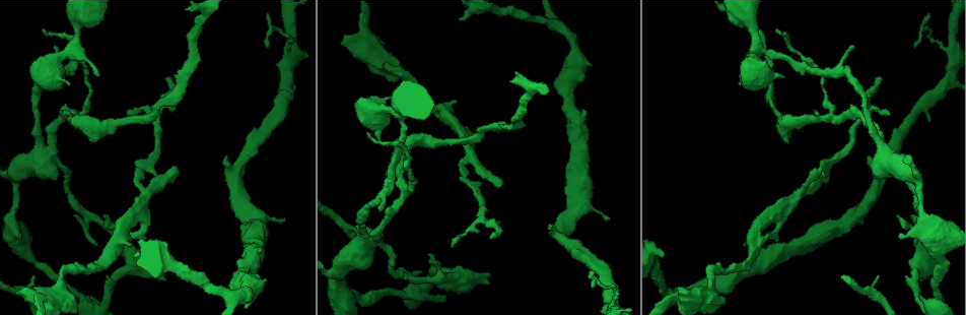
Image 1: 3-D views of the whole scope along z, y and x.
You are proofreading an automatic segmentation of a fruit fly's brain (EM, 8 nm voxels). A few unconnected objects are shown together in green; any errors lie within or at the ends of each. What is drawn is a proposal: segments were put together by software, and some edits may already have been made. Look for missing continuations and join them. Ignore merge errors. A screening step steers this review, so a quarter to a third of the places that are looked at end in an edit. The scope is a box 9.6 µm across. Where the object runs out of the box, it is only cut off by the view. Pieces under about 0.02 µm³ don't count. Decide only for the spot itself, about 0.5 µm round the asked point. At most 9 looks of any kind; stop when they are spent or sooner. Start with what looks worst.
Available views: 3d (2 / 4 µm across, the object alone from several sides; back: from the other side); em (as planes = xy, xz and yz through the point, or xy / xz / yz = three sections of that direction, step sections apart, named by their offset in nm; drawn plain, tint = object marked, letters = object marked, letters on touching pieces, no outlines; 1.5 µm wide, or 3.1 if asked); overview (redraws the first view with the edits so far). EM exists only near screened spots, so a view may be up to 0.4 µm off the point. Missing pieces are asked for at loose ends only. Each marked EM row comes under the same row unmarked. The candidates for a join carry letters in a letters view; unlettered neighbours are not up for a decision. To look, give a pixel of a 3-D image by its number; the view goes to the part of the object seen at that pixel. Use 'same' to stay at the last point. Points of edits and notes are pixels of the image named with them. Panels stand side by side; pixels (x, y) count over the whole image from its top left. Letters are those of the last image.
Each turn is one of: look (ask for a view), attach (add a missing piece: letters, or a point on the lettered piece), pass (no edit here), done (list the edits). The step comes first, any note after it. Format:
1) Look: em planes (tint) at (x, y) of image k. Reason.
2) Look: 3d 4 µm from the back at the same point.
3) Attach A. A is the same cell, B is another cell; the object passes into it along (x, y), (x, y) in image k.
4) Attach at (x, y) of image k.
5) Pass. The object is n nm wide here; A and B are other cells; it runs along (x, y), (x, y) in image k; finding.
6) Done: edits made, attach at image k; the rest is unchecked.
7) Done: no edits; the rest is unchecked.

Look: 3d 2 µm at (18, 291) of image 1. Thick end.

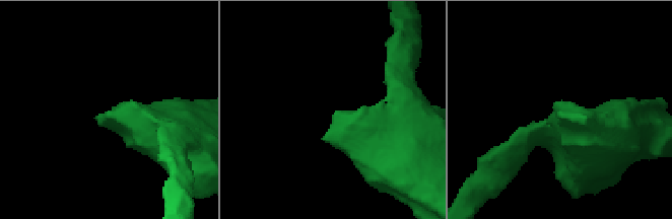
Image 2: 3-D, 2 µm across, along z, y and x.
Look: em planes (letters) at (107, 113) of image 2. Shape alone is not enough.

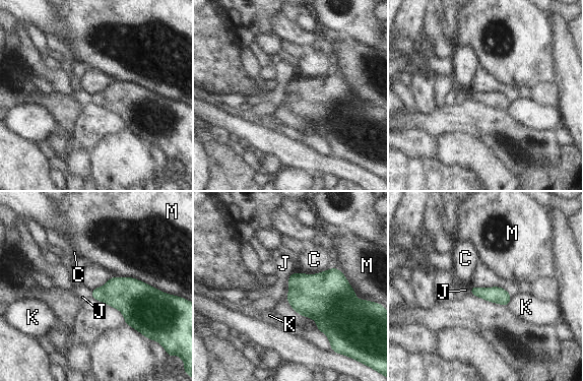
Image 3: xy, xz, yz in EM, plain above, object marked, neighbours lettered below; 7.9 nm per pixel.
Pass. C, J, K and M are other cells; a border runs along (91, 290), (89, 297) in image 3; no lettered piece goes on from it.

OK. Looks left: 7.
Look: 3d 2 µm at (165, 280) of image 1. Free end.

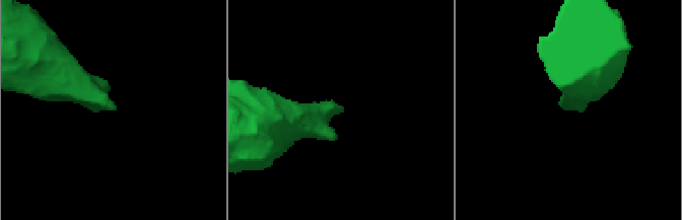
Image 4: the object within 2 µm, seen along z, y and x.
Look: em planes (letters) at (113, 110) of image 4. Need the tissue.

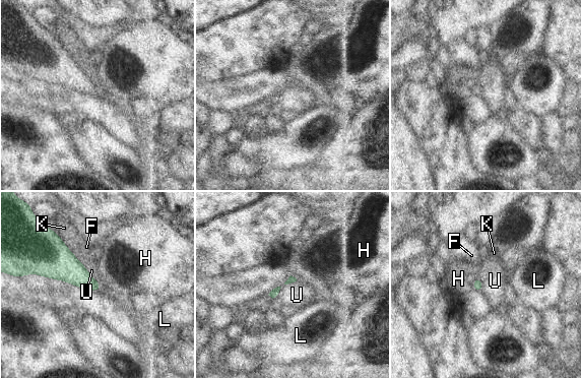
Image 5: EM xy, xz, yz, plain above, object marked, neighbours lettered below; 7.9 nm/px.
Pass. The longest contact is with K, 400 nm; F, H, K, L and U are other cells; a border runs along (478, 276), (474, 279), (472, 288) in image 5; none of them fits.

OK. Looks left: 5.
Look: em xy step 8 (letters) at (899, 234) of image 1. An open end.

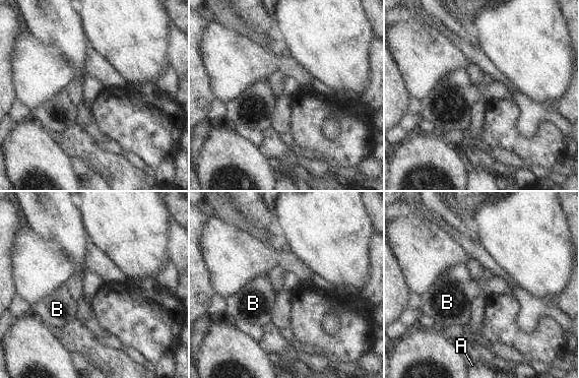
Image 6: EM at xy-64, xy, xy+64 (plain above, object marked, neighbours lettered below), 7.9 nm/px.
Look: em planes (letters) at the same point.

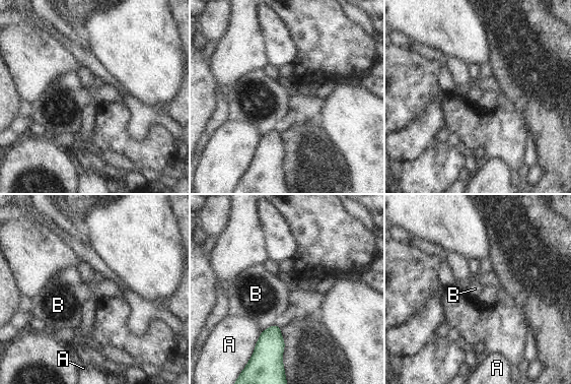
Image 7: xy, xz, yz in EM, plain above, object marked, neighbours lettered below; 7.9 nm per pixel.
Pass. The longest contact is with A, 190 nm; A and B are other cells; a border runs along (279, 323), (268, 326), (262, 331) in image 7; no lettered piece goes on from it.

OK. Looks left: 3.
Look: em xy step 4 (letters) at (99, 74) of image 1. Tapers out.

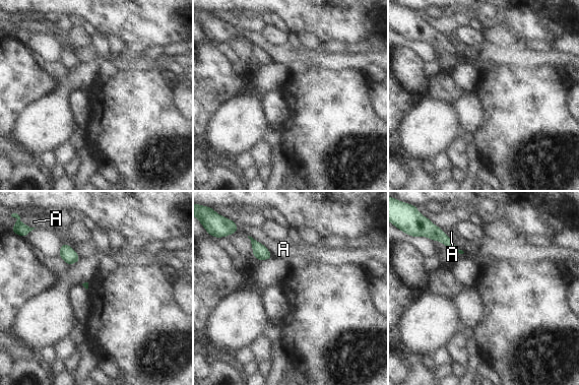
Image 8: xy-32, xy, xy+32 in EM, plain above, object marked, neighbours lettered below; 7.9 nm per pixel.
Pass. The longest contact is with A, 260 nm; A is another cell; a border runs along (248, 235), (259, 241), (273, 256) in image 8; none of them fits.

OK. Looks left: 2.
Done: no edits; the rest is unchecked.

